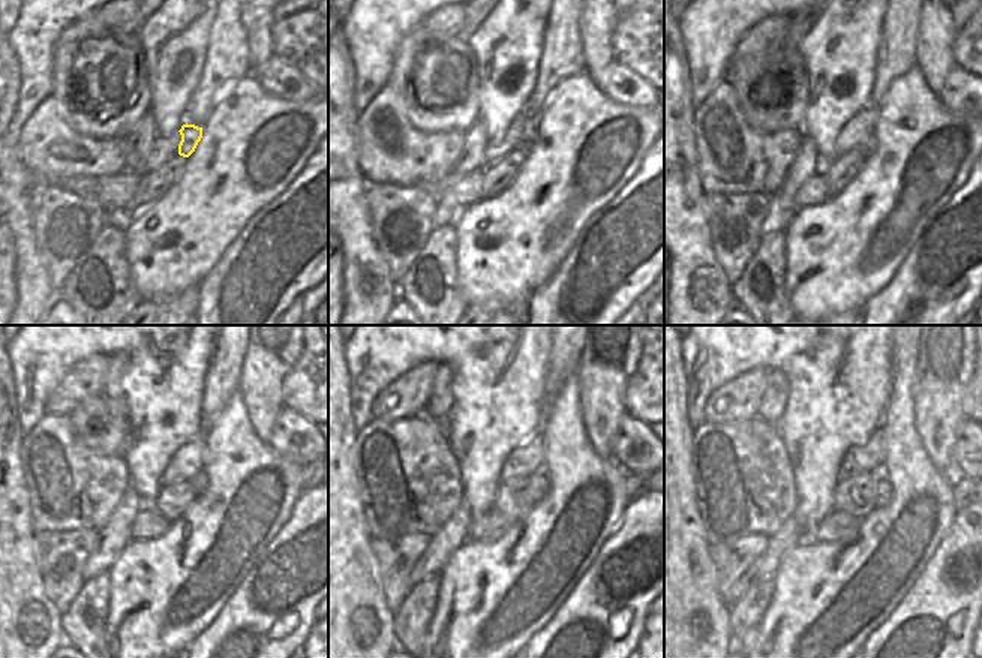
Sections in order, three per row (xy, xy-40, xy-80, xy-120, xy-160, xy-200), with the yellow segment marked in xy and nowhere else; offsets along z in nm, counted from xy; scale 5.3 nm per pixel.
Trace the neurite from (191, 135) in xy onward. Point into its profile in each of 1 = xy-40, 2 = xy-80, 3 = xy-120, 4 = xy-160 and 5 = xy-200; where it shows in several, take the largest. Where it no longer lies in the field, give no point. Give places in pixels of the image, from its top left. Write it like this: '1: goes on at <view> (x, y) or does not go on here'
1: goes on at xy-40 (529, 135)
2: goes on at xy-80 (870, 146)
3: goes on at xy-120 (200, 481)
4: goes on at xy-160 (540, 484)
5: goes on at xy-200 (883, 490)

